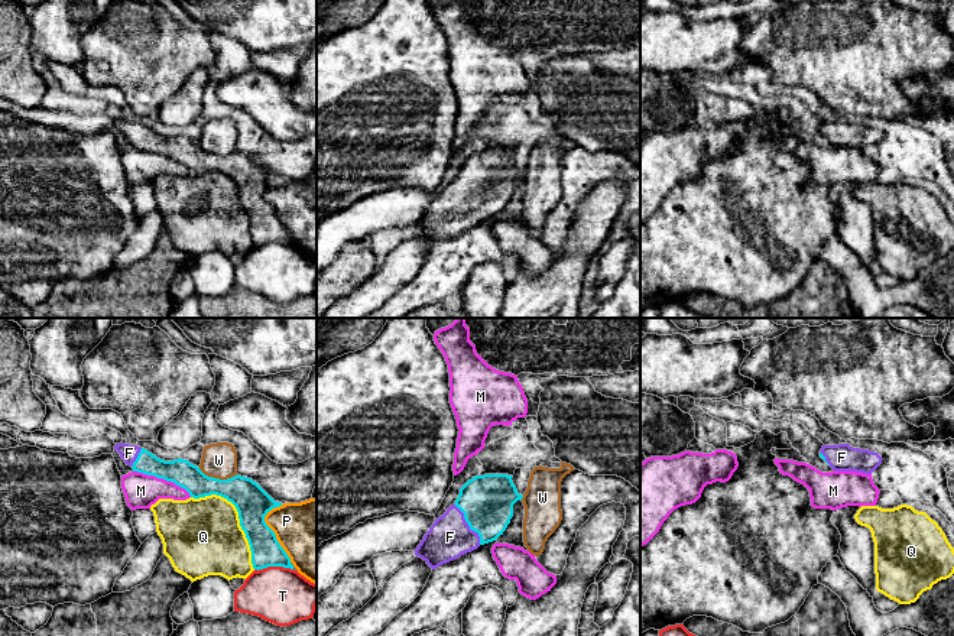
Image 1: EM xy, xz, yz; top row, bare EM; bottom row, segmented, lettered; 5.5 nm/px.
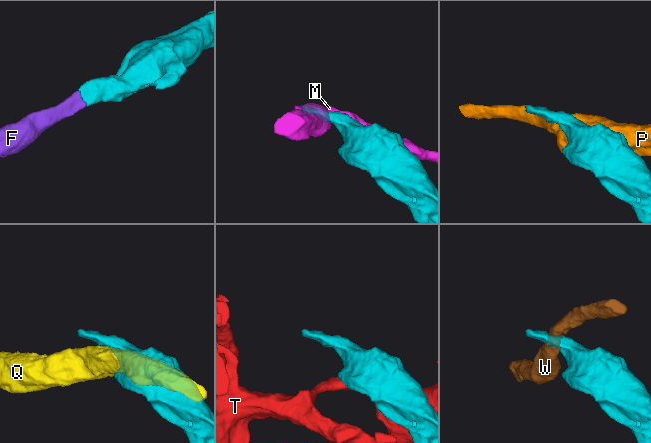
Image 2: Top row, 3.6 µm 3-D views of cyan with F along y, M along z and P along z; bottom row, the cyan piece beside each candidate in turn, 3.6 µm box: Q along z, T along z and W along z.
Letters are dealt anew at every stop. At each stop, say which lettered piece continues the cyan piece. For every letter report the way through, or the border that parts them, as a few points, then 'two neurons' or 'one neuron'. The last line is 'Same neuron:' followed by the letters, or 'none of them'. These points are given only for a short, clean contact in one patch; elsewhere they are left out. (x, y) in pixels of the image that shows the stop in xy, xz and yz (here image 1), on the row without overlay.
F: runs through xz (487, 177), (483, 187), (469, 201), (450, 213); one neuron
M: two neurons
P: two neurons
Q: two neurons
T: two neurons
W: border along xy (198, 142), (205, 151), (220, 155), (230, 155), (237, 151); two neurons
Same neuron: F

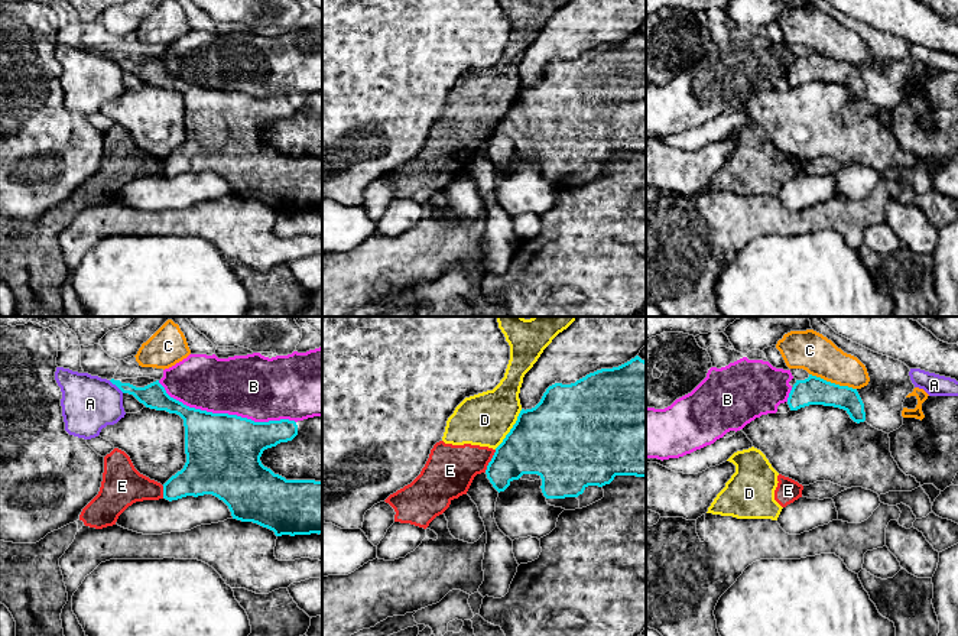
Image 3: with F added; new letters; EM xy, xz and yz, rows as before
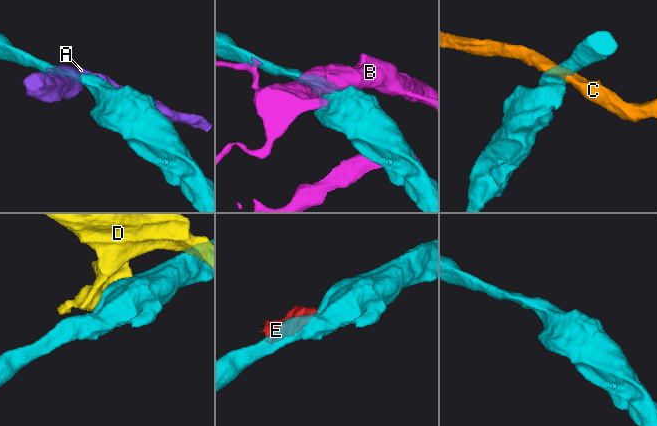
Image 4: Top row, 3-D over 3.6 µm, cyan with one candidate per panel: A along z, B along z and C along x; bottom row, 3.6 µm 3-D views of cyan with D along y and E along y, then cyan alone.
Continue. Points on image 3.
A: two neurons
B: two neurons
C: border along yz (809, 49), (856, 65); two neurons
D: two neurons
E: border along xz (496, 126), (484, 148); two neurons
Same neuron: none of them

